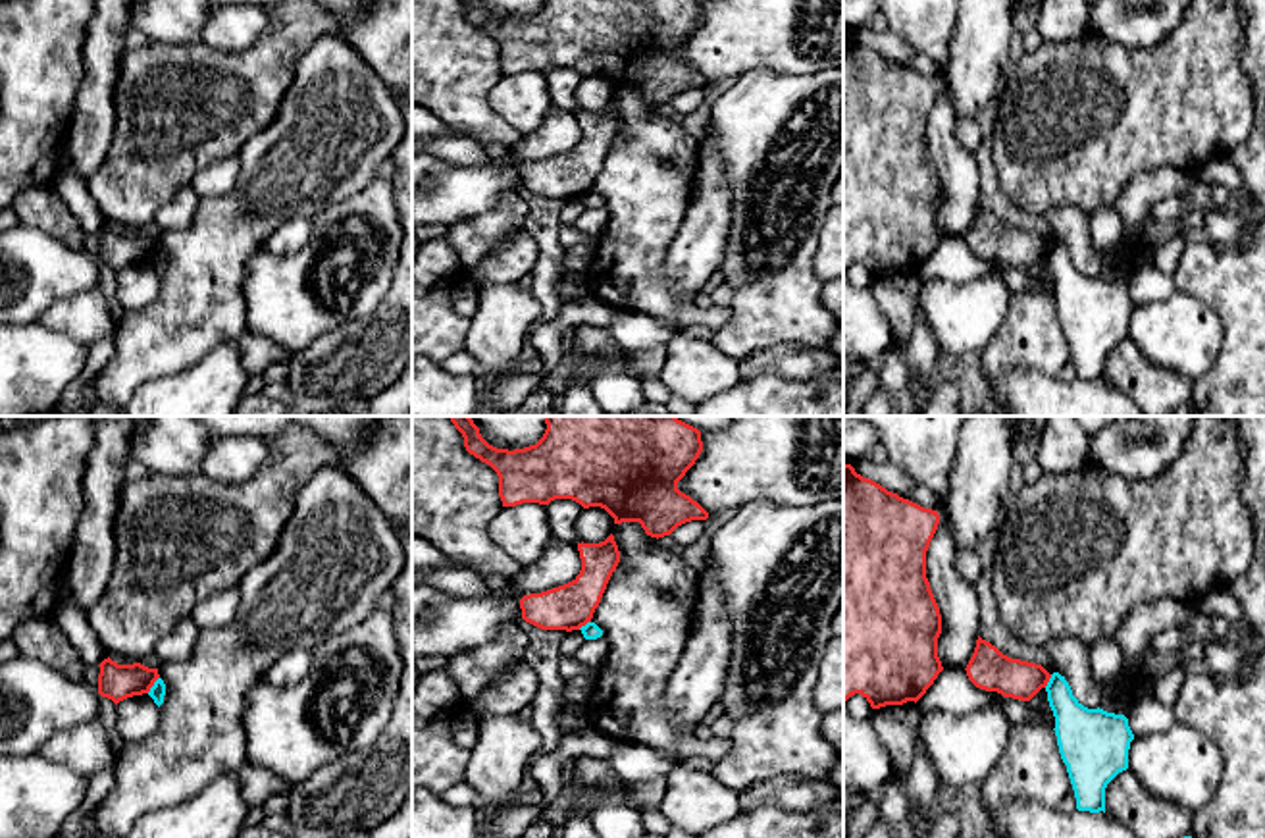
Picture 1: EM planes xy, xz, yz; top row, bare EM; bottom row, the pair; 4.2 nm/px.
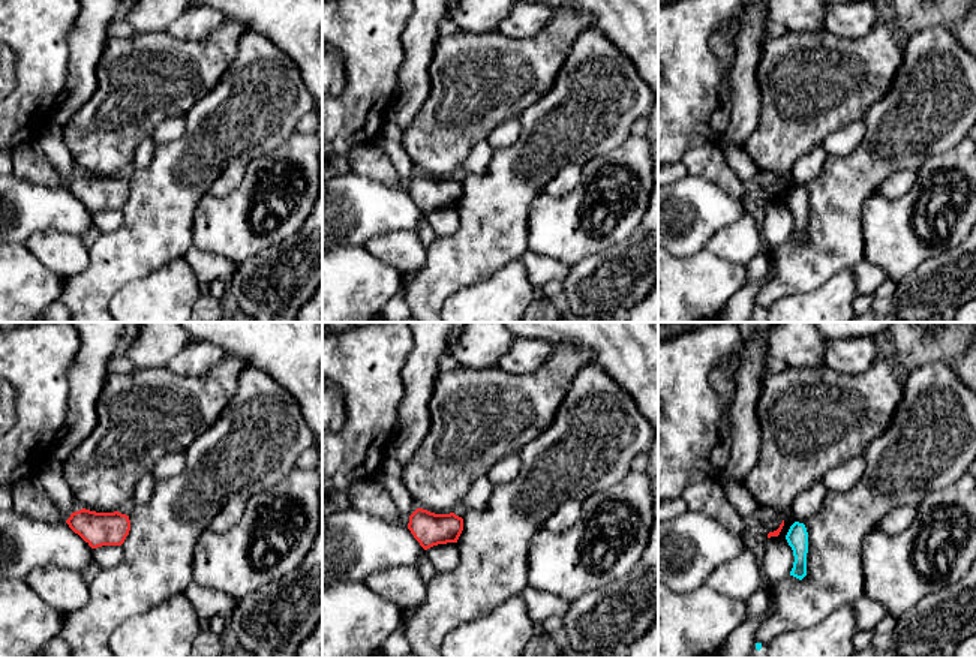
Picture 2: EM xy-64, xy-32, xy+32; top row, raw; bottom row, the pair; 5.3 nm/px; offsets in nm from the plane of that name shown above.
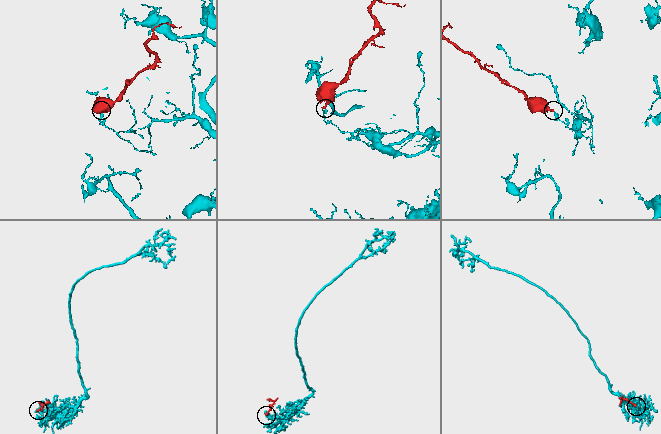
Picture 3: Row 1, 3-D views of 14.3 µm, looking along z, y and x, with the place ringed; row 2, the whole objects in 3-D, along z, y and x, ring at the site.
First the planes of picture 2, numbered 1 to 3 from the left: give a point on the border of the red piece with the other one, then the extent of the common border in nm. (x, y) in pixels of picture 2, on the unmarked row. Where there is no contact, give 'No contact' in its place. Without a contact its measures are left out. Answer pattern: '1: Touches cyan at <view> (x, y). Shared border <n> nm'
1: No contact
2: No contact
3: No contact

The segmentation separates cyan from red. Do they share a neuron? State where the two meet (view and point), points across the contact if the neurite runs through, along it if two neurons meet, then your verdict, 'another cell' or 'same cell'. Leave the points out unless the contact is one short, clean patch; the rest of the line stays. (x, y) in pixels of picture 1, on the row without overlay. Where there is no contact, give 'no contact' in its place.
xy (154, 253) | along xy (158, 245), (147, 261) | another cell

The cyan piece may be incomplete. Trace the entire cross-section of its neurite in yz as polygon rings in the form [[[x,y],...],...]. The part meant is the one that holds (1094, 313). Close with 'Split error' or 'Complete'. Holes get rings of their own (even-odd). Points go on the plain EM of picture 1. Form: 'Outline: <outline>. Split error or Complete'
Outline: [[[1059,241],[1051,243],[1046,260],[1076,378],[1105,381],[1107,353],[1128,337],[1128,318],[1134,308],[1128,287],[1099,275],[1084,275]]]. Complete

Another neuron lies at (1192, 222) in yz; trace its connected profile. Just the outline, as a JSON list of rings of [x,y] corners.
[[[1194,208],[1186,214],[1182,214],[1178,223],[1182,227],[1182,233],[1186,233],[1188,237],[1201,237],[1201,233],[1203,233],[1203,210]]]

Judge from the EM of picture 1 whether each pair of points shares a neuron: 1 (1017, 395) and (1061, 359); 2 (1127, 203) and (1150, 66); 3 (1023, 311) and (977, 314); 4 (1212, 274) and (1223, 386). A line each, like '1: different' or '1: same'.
1: different
2: different
3: different
4: same

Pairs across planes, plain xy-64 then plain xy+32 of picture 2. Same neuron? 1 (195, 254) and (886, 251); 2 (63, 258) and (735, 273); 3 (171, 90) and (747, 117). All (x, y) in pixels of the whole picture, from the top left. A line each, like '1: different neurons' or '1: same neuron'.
1: different neurons
2: different neurons
3: different neurons

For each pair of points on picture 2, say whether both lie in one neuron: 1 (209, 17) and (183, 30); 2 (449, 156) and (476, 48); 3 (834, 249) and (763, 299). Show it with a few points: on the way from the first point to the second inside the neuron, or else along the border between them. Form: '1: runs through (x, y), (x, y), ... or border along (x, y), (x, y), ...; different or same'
1: runs through (203, 20), (189, 26); same
2: runs through (449, 129), (449, 125), (476, 87), (476, 75); same
3: runs through (816, 261), (798, 269), (781, 285); same

